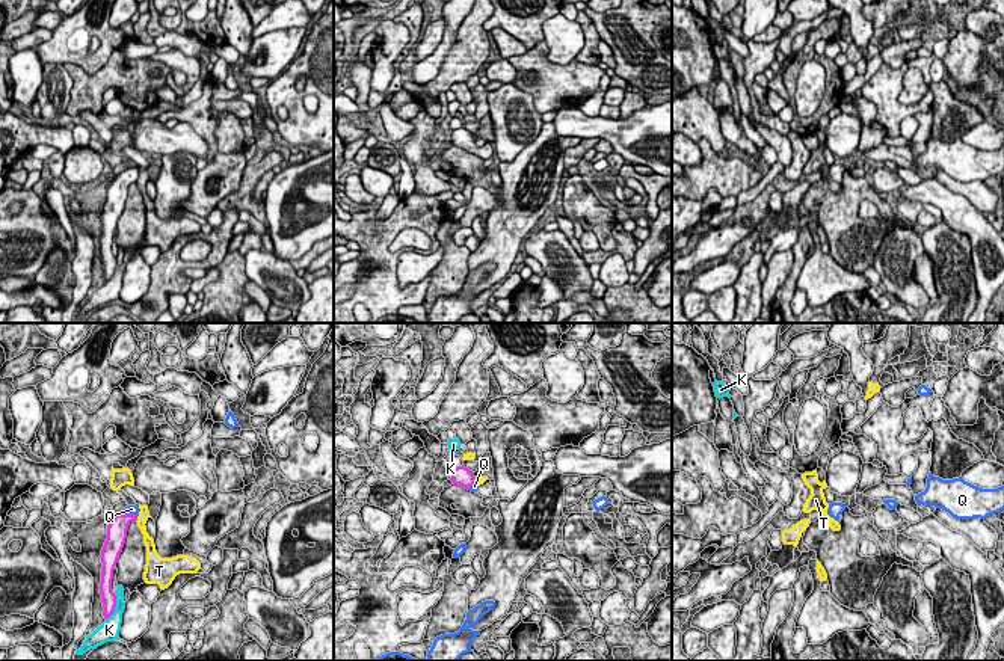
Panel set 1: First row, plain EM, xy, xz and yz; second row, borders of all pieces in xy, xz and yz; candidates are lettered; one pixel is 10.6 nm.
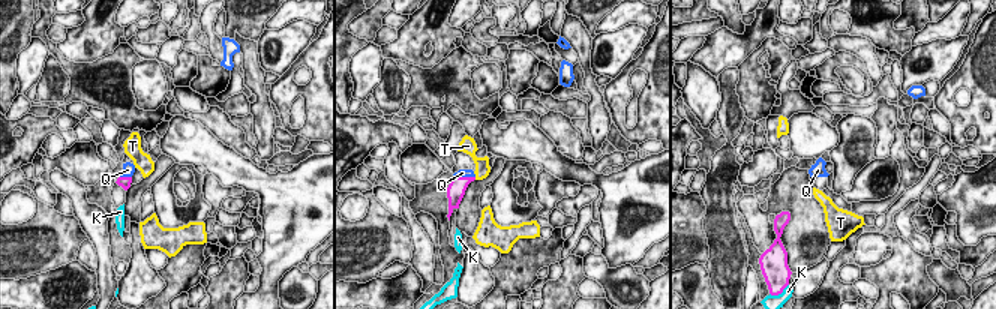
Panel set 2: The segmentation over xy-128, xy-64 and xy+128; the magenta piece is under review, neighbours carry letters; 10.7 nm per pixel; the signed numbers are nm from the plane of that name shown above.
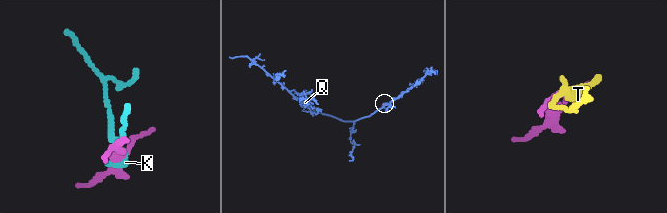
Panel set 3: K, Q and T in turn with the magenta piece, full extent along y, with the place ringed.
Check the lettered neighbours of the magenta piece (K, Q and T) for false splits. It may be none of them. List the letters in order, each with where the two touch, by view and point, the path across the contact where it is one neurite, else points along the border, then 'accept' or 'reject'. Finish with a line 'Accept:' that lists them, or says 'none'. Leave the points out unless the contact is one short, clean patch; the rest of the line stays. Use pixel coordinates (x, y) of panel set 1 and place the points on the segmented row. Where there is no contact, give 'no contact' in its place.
K: xy (113, 608) | reject
Q: xy (129, 515) | accept
T: xy (136, 519) | along xy (138, 516), (136, 521) | reject
Accept: Q

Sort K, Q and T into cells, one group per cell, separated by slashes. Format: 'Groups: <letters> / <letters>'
Groups: K / Q / T

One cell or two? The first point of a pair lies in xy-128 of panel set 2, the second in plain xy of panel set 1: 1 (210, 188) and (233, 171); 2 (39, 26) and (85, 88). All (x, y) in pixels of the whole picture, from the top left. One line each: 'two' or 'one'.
1: one
2: one

